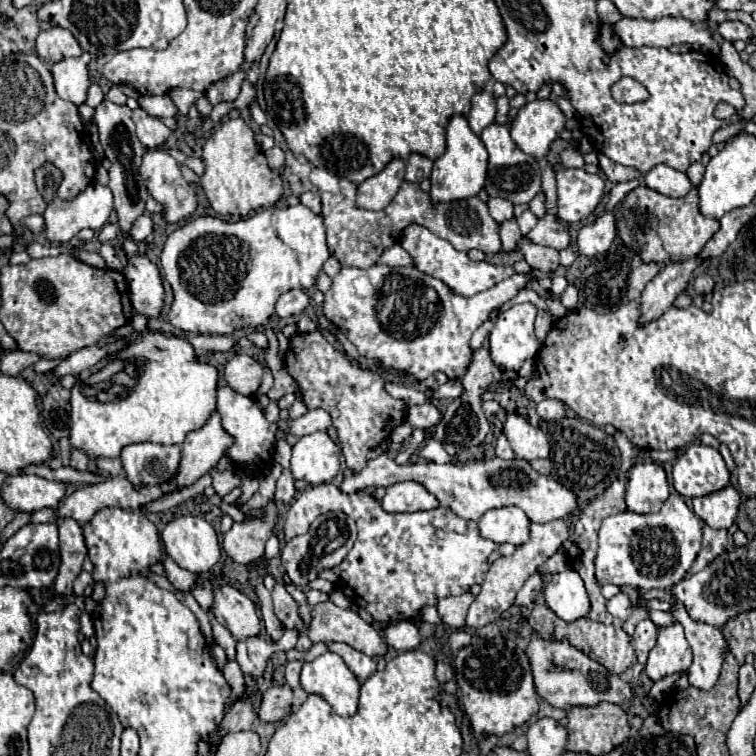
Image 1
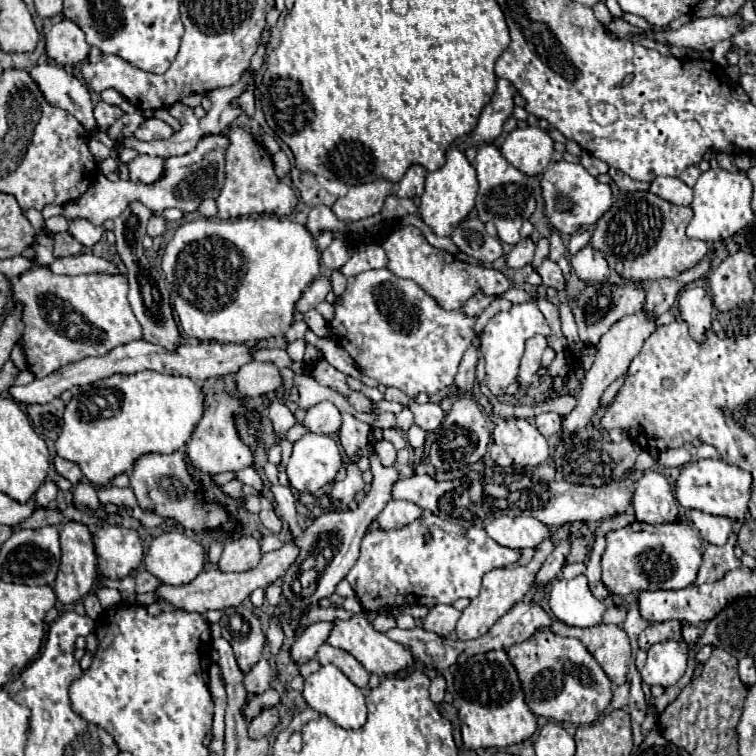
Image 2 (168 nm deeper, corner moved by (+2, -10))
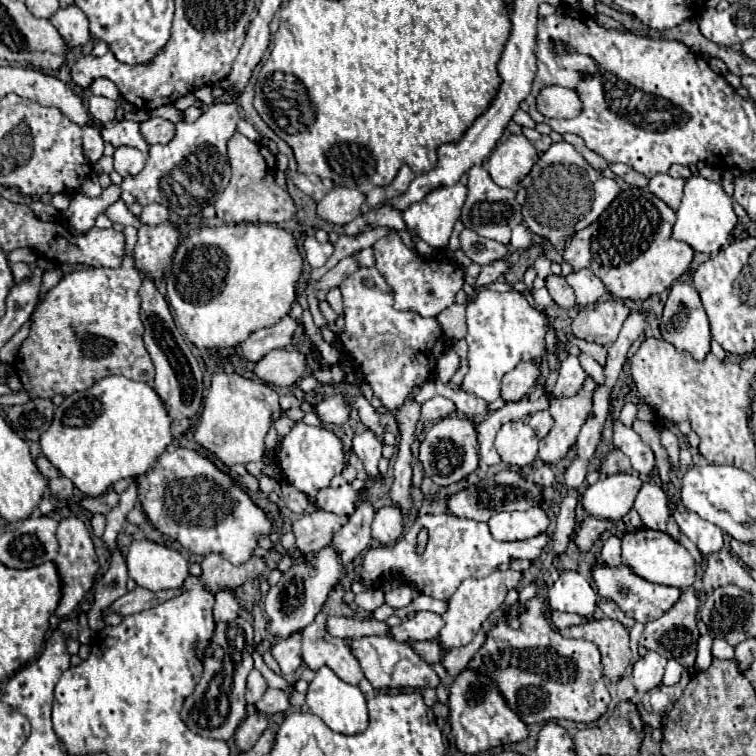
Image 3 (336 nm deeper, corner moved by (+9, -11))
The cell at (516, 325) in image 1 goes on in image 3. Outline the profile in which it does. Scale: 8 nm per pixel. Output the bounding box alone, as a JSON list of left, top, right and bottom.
[463,290,545,402]

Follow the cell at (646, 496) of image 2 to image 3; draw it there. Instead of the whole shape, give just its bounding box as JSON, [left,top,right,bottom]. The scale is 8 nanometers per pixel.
[633,482,669,532]

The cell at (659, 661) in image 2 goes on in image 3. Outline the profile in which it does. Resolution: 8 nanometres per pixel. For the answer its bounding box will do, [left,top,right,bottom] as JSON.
[633,650,667,694]

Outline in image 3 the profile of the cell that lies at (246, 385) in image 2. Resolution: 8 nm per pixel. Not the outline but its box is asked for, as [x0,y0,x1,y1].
[255,350,307,388]

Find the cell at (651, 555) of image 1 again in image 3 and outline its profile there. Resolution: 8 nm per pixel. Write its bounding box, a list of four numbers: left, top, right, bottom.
[621,528,697,588]

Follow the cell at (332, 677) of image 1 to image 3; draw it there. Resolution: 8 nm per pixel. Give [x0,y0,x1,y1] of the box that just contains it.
[307,666,367,734]

